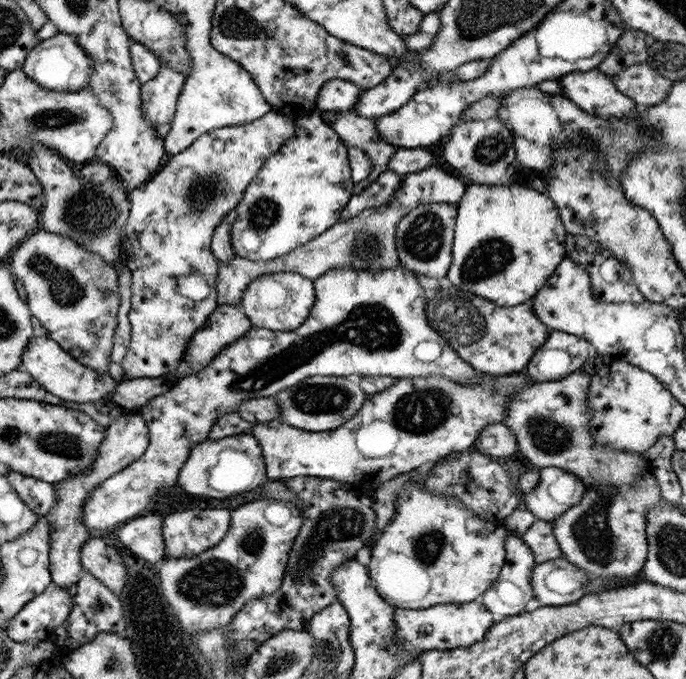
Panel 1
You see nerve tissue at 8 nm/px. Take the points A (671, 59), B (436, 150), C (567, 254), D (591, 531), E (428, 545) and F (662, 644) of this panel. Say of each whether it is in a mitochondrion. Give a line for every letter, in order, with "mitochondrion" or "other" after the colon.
A: mitochondrion
B: other
C: other
D: mitochondrion
E: mitochondrion
F: mitochondrion

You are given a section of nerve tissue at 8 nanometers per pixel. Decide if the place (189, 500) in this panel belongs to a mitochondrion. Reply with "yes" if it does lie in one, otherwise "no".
no

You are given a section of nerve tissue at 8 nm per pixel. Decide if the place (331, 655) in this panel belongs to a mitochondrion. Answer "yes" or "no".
yes

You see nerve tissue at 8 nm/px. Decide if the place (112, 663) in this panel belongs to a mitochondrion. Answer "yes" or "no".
yes

